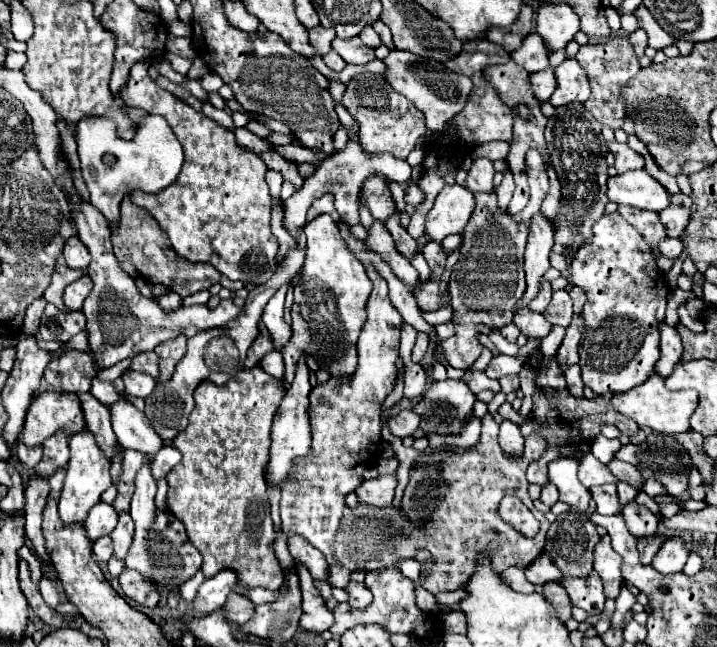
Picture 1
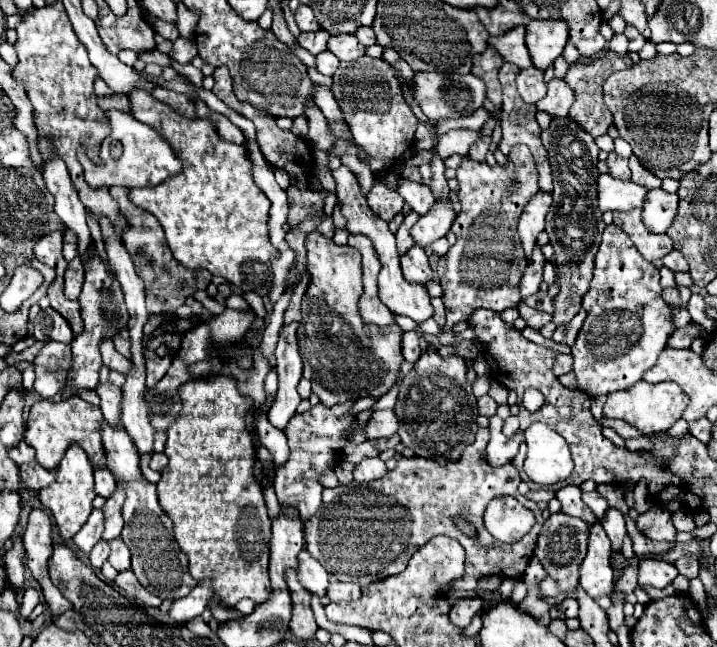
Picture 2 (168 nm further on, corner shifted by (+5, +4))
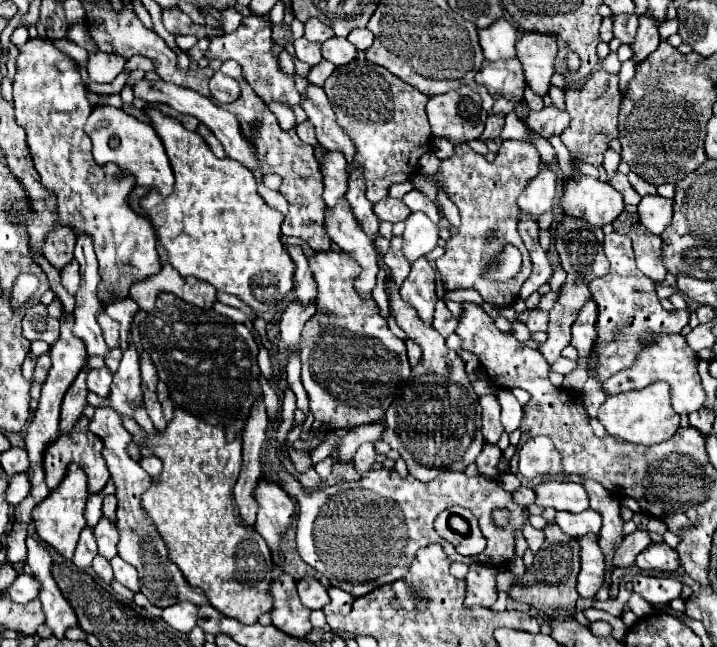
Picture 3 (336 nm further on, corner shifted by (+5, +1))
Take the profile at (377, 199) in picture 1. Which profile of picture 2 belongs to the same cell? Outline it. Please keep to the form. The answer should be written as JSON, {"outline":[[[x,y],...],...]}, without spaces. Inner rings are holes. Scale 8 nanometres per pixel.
{"outline":[[[375,182],[373,184],[371,192],[367,194],[367,202],[369,202],[373,214],[383,218],[385,222],[393,220],[393,216],[399,214],[403,204],[405,204],[403,198],[395,190],[387,188],[383,182]]]}

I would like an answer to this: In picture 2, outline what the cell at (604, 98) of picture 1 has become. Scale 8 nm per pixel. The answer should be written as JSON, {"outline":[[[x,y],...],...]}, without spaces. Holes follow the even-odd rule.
{"outline":[[[605,50],[603,54],[599,54],[597,58],[591,58],[591,60],[585,60],[585,62],[575,62],[569,66],[567,70],[567,84],[575,90],[575,104],[571,106],[569,110],[569,118],[573,118],[575,122],[579,122],[593,138],[601,136],[607,132],[607,128],[613,124],[613,114],[611,110],[607,110],[607,106],[603,104],[603,82],[607,76],[611,76],[613,72],[617,70],[623,70],[623,68],[629,68],[633,62],[629,58],[629,54],[617,54],[617,52],[611,52],[611,50]]]}

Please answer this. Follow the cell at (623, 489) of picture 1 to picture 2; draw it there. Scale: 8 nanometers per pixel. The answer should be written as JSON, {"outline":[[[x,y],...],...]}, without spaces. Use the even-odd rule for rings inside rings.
{"outline":[[[609,508],[605,512],[605,516],[601,518],[601,524],[613,544],[613,552],[623,552],[623,542],[625,542],[625,536],[627,536],[627,530],[625,530],[625,520],[623,520],[623,514],[617,510],[617,508]]]}

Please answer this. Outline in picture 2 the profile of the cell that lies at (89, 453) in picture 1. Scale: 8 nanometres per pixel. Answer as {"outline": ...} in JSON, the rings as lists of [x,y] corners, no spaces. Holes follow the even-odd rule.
{"outline":[[[73,444],[71,448],[67,448],[59,468],[57,468],[57,480],[45,488],[39,490],[39,498],[45,510],[49,510],[55,518],[55,524],[59,528],[61,538],[69,540],[77,534],[77,530],[87,522],[93,506],[93,498],[97,496],[95,492],[95,482],[93,482],[93,466],[89,462],[89,456],[85,454],[85,450],[77,444]]]}

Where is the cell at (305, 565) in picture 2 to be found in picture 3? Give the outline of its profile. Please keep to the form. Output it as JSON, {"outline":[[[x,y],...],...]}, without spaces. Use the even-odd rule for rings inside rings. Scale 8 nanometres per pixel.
{"outline":[[[305,577],[297,583],[299,587],[299,597],[301,597],[301,603],[307,607],[307,609],[323,609],[327,603],[329,603],[329,595],[327,595],[327,589],[313,577]]]}

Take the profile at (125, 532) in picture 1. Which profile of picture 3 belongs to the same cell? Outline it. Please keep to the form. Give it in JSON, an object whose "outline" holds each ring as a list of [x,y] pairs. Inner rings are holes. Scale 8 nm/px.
{"outline":[[[113,557],[111,559],[111,565],[113,565],[115,579],[121,585],[125,585],[131,593],[139,593],[139,579],[137,579],[137,573],[135,573],[133,565],[127,565],[121,557]]]}

